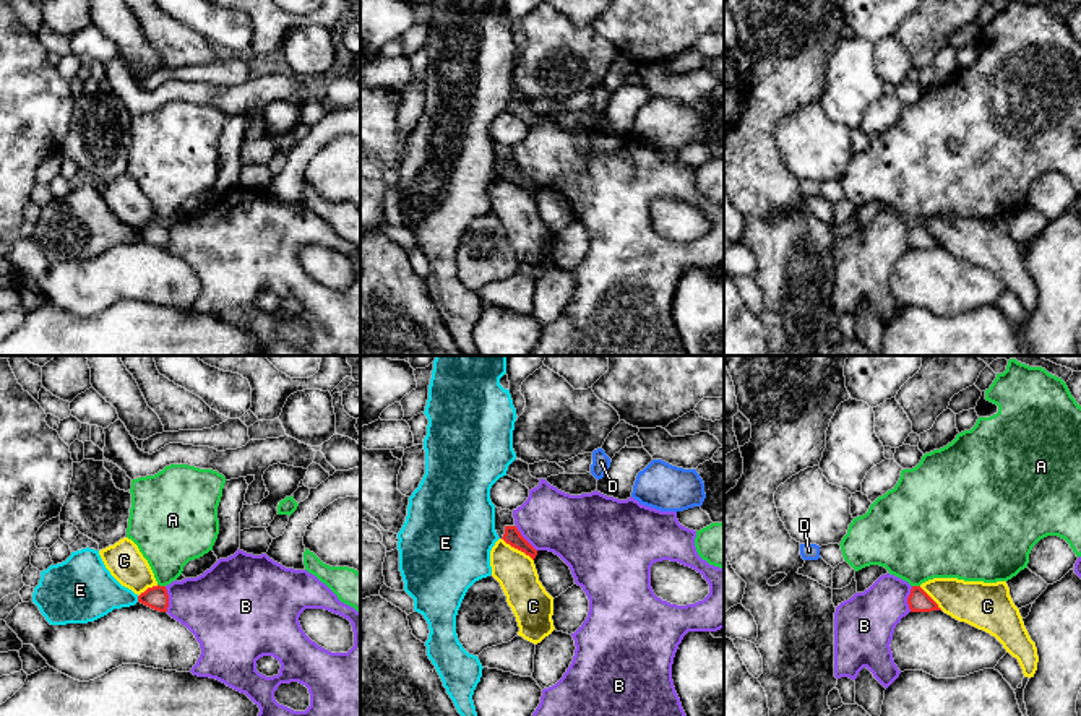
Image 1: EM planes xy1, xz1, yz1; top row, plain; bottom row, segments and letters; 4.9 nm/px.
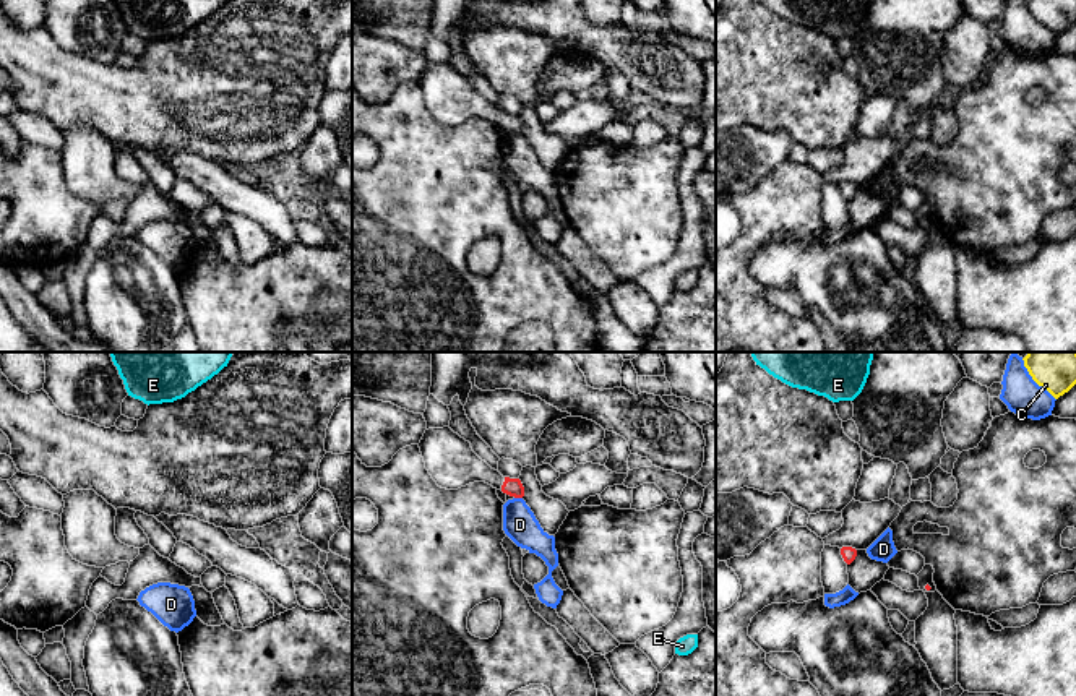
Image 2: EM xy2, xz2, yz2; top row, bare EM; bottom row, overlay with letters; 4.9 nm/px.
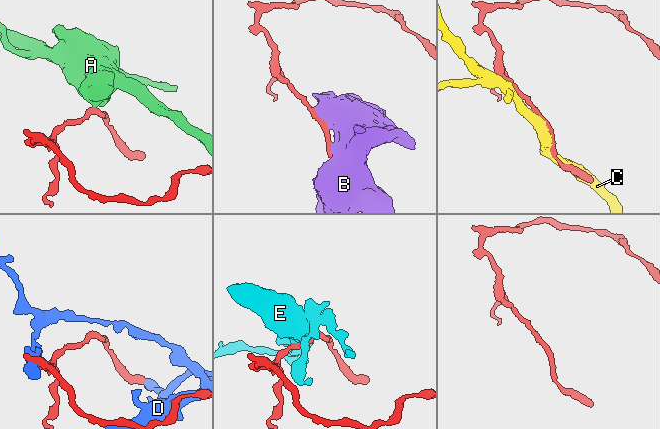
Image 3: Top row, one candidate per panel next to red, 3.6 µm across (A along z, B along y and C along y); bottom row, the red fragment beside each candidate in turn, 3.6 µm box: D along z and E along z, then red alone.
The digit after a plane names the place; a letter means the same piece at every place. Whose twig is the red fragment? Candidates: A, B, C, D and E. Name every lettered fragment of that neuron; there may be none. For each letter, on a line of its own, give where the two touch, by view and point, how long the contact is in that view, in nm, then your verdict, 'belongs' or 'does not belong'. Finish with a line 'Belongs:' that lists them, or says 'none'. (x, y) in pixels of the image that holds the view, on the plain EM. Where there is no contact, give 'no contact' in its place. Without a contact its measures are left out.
A: meets red in xy1 at (161, 223); contact 40 nm long; does not belong
B: meets red in xy1 at (167, 236); contact 130 nm long; does not belong
C: meets red in xz1 at (518, 185); contact 200 nm long; does not belong
D: meets red in xz2 at (518, 133); contact 40 nm long; does not belong
E: meets red in xy1 at (138, 236); contact 30 nm long; does not belong
Belongs: none

